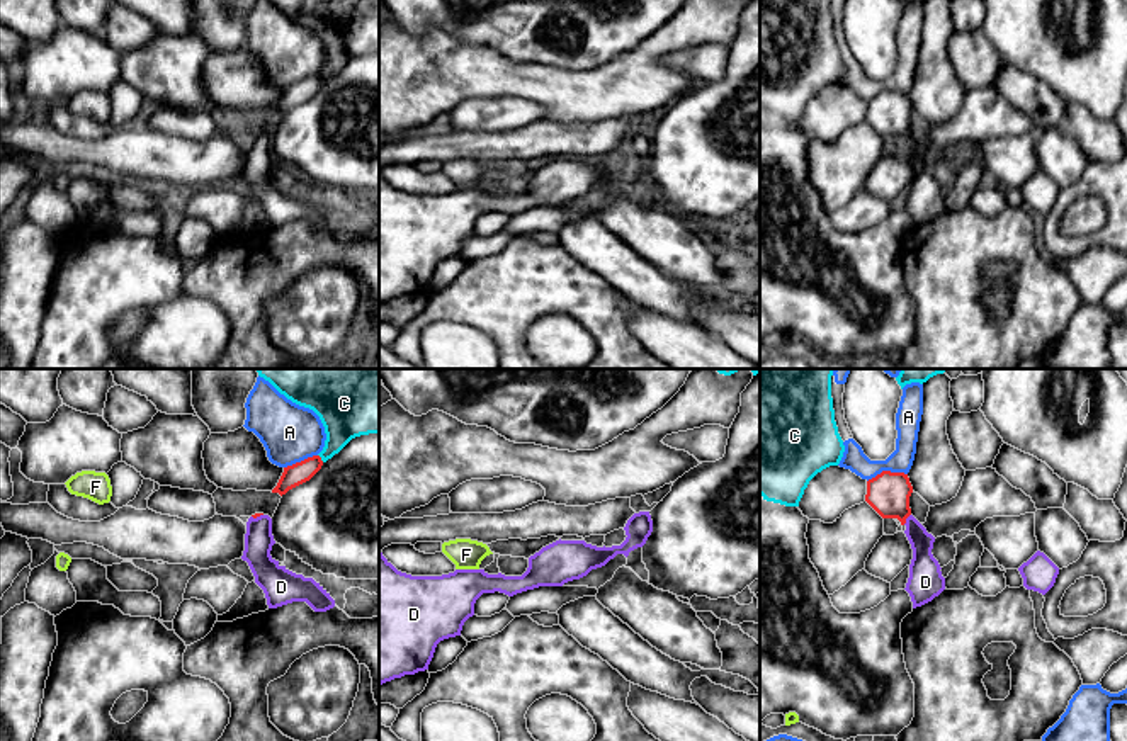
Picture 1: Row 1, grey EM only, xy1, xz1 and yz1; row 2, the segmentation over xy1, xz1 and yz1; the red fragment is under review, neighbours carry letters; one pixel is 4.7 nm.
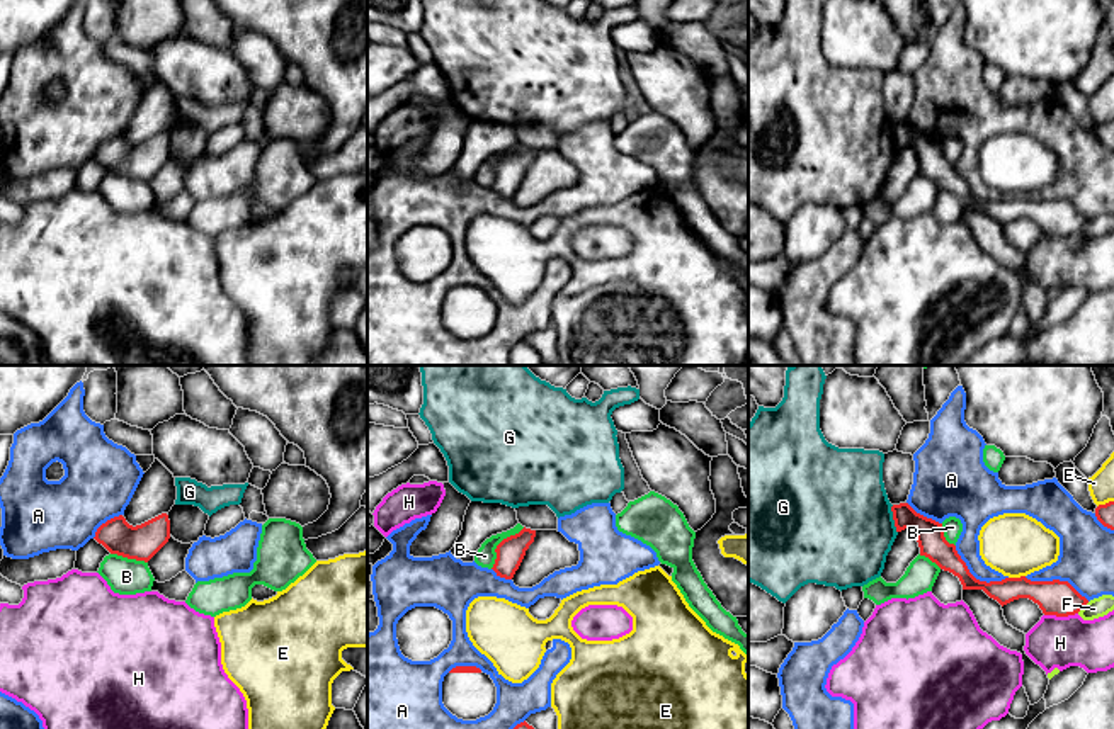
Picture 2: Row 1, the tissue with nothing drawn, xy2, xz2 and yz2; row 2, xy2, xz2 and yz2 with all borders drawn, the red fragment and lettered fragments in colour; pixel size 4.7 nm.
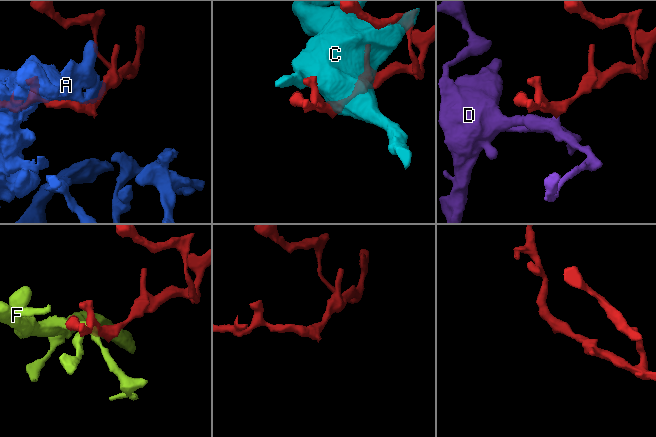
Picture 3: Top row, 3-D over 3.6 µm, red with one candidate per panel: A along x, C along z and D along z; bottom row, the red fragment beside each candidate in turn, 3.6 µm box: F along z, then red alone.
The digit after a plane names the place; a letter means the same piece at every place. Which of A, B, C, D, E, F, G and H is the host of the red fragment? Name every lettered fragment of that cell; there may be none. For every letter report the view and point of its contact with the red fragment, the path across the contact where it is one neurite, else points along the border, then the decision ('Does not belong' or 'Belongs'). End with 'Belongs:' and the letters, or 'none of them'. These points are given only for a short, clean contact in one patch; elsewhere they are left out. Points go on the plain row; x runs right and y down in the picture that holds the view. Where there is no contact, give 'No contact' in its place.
A: Touches red at yz2 (975, 197). Does not belong
B: Touches red at xz2 (499, 163). Boundary: xz2 (524, 146), (507, 155), (497, 165), (495, 182), (490, 187). Does not belong
C: Touches red at xy1 (320, 77). Does not belong
D: Touches red at yz1 (906, 136). Path across: yz1 (888, 113), (906, 136), (922, 162), (923, 186). Belongs
E: Touches red at yz2 (1016, 197). Does not belong
F: Touches red at yz2 (1082, 226). Does not belong
G: Touches red at yz2 (893, 138). Boundary: yz2 (892, 124), (897, 152). Does not belong
H: Touches red at yz2 (1060, 235). Boundary: yz2 (1077, 231), (1045, 235). Does not belong
Belongs: D

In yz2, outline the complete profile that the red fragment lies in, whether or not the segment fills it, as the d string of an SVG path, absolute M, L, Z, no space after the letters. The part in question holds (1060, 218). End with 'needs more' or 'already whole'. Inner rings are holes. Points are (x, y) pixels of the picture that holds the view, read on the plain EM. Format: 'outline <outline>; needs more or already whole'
outline M908 122L893 124L891 131L896 151L913 150L920 175L958 195L963 209L983 209L1002 226L1019 218L1029 218L1039 224L1044 235L1056 236L1075 235L1088 223L1068 201L1031 201L1026 195L990 202L980 201L969 192L956 165L946 160L942 143L917 133Z; already whole

